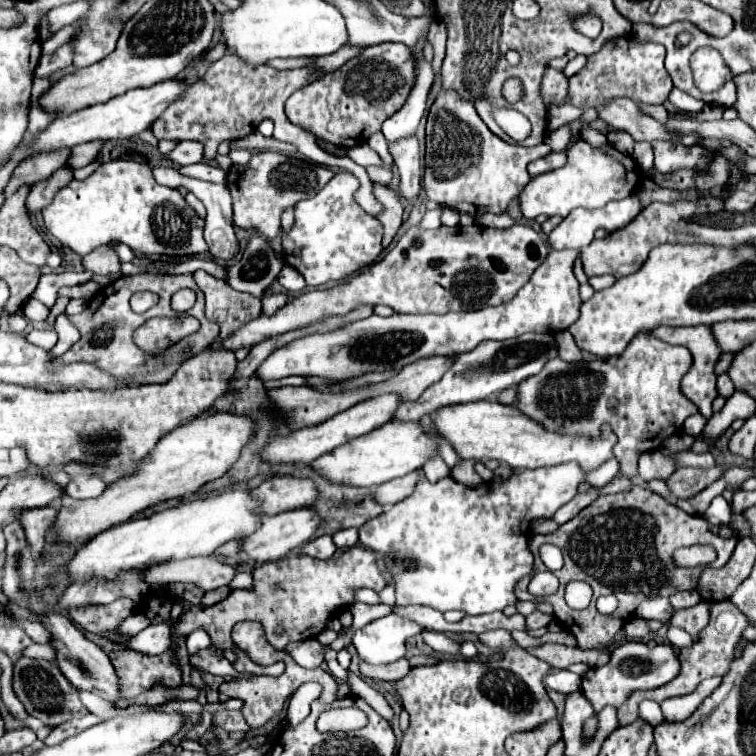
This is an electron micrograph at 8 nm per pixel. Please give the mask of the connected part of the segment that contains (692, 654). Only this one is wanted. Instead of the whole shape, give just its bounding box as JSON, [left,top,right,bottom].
[618,600,752,726]

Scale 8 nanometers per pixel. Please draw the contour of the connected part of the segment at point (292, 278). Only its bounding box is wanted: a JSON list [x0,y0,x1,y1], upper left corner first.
[278,266,306,292]

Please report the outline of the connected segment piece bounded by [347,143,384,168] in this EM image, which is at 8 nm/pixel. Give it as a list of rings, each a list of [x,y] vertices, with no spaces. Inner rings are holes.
[[[366,143],[348,150],[347,156],[363,167],[384,166],[380,157]]]

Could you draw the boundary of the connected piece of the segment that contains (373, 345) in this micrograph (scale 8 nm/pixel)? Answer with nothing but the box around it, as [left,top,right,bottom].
[258,250,582,380]

